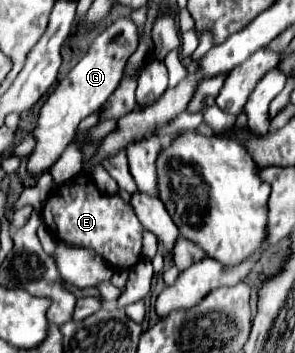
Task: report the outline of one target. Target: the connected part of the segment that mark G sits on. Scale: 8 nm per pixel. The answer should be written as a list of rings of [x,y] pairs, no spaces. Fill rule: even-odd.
[[[117,19],[93,39],[89,53],[69,71],[69,75],[57,85],[57,89],[47,97],[47,101],[41,107],[39,123],[35,129],[37,145],[29,155],[29,163],[27,163],[29,173],[35,175],[51,169],[55,161],[61,157],[61,153],[65,151],[65,147],[73,141],[81,119],[101,109],[101,105],[117,89],[129,57],[137,49],[137,41],[139,41],[139,33],[131,19]]]

